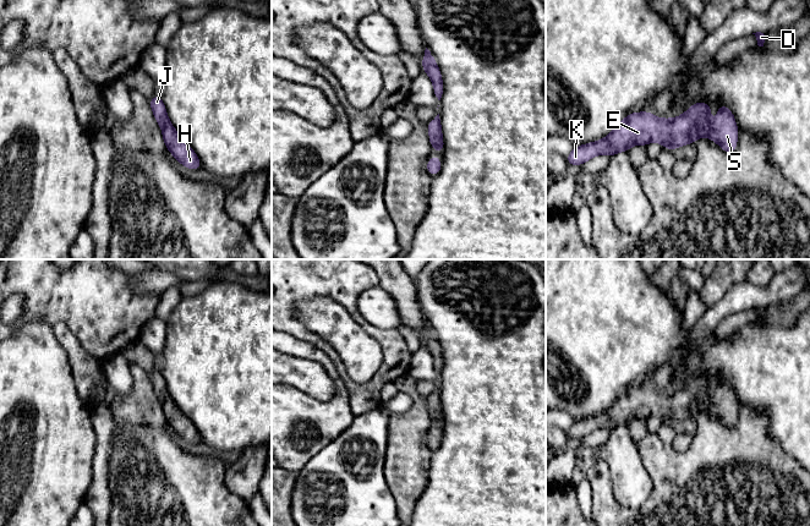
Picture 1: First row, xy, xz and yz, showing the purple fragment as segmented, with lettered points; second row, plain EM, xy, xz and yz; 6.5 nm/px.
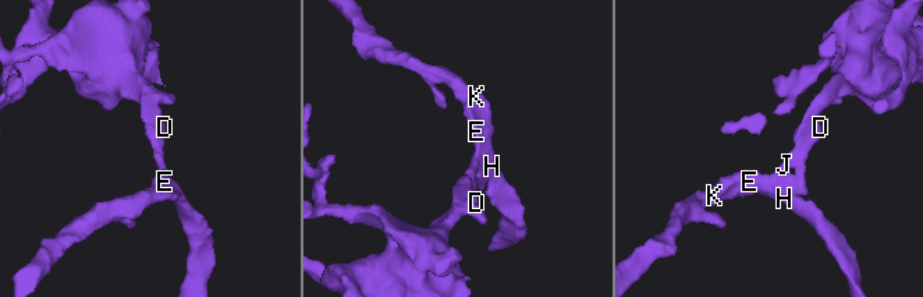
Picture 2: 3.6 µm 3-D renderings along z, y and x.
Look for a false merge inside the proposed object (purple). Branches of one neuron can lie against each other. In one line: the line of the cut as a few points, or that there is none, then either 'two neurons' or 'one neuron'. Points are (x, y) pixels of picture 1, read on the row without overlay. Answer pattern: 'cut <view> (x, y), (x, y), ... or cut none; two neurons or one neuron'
cut none; one neuron

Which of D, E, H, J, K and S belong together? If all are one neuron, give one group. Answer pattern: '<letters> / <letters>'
D E H J K S

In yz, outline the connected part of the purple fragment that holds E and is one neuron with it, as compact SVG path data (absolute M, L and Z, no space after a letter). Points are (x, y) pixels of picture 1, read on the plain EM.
M694 377L684 388L675 393L658 393L647 384L644 387L630 387L622 394L614 404L604 412L591 416L584 420L573 422L573 426L565 432L569 439L581 439L598 428L615 429L619 426L629 426L634 418L647 420L650 416L657 416L664 420L666 423L675 424L677 421L693 418L700 411L713 413L724 426L733 427L737 423L738 400L734 389L726 379L718 379L718 393L716 396L708 389L708 384L713 379L706 377Z

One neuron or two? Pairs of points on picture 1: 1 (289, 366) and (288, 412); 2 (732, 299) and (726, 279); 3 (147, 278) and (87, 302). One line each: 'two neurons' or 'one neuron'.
1: two neurons
2: two neurons
3: two neurons

